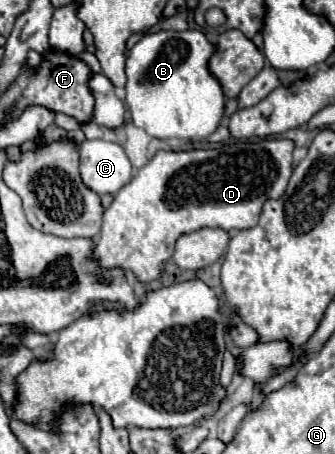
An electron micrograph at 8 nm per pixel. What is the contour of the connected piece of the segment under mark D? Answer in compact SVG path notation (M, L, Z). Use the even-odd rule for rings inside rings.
M261 139L261 141L239 141L237 145L223 145L217 149L201 151L159 151L145 167L137 169L133 179L115 195L113 203L103 213L101 239L95 241L89 257L95 259L103 269L133 271L133 275L147 283L163 275L165 263L173 257L175 243L181 235L205 229L221 227L225 231L241 231L257 225L261 207L267 199L279 199L291 177L291 153L295 145L289 139Z

